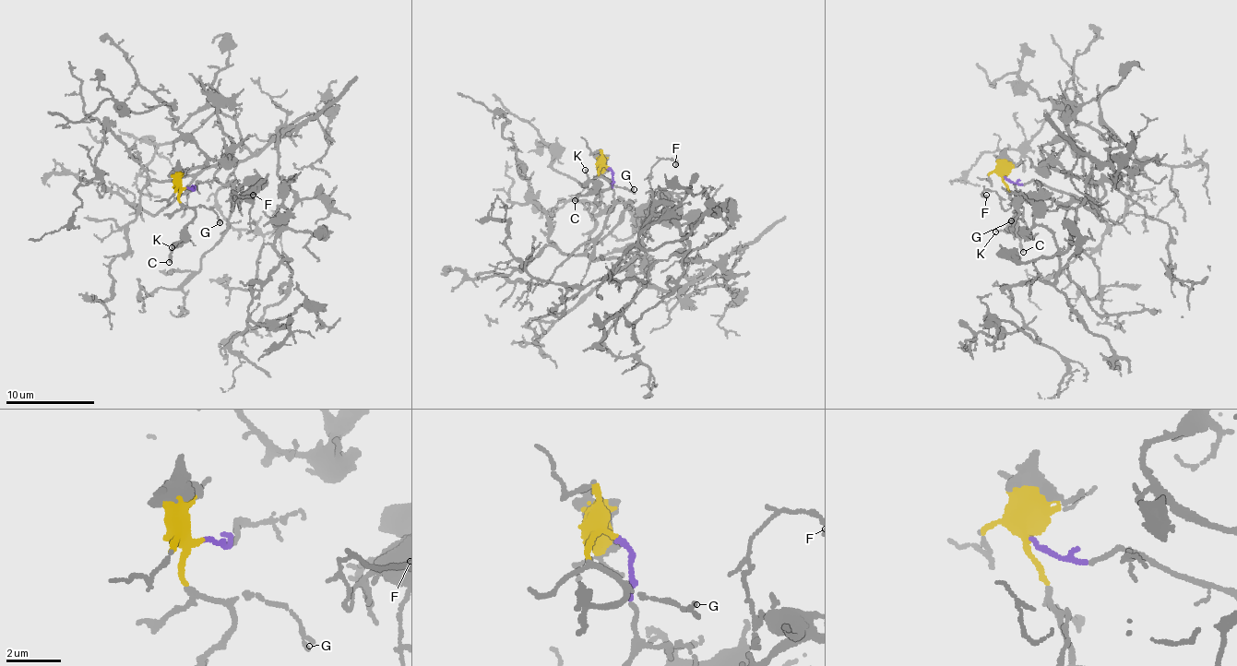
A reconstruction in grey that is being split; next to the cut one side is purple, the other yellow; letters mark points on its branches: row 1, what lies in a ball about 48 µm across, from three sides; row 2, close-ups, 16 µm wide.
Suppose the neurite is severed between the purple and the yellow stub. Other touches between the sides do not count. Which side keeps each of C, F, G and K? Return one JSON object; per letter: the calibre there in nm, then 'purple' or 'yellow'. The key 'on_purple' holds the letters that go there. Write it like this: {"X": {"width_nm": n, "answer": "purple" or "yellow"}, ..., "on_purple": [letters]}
{"C": {"width_nm": 240, "answer": "yellow"}, "F": {"width_nm": 180, "answer": "purple"}, "G": {"width_nm": 170, "answer": "yellow"}, "K": {"width_nm": 110, "answer": "yellow"}, "on_purple": ["F"]}

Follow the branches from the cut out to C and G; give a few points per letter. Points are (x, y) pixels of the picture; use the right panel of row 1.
C: (1005, 177), (1006, 191), (1015, 205), (1024, 251)
G: (1005, 177), (1006, 191), (1015, 203), (1016, 214), (1010, 221)

